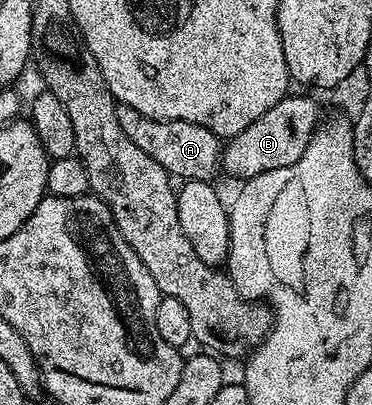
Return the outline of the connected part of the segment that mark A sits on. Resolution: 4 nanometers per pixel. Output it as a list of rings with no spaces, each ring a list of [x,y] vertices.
[[[118,106],[117,116],[119,126],[123,129],[123,133],[127,133],[127,138],[133,144],[139,145],[139,149],[143,149],[143,153],[147,153],[147,157],[159,161],[159,165],[163,165],[163,169],[170,177],[176,177],[181,181],[191,179],[209,181],[214,178],[213,174],[218,174],[223,139],[222,136],[211,133],[211,129],[207,129],[203,125],[195,125],[191,121],[167,123],[164,119],[143,117],[143,113],[139,113],[139,109],[123,106]]]

